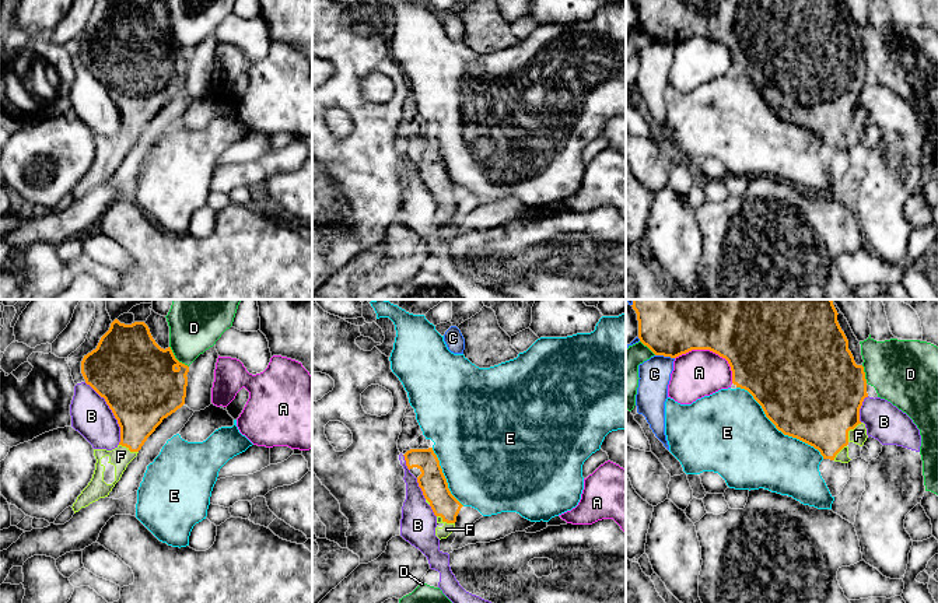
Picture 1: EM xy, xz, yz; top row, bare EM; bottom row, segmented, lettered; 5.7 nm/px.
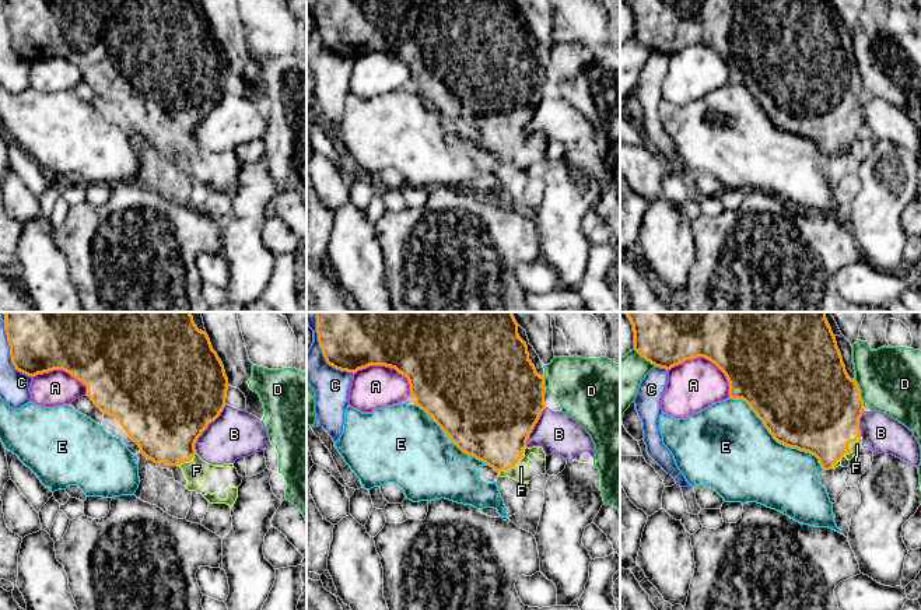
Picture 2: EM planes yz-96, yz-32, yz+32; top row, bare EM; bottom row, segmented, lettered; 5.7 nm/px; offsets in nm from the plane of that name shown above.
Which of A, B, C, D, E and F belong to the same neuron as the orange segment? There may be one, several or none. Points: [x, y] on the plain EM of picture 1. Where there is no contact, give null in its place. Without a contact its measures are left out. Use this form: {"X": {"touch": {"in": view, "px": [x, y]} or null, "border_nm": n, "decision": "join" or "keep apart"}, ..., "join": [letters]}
{"A": {"touch": {"in": "yz", "px": [711, 37]}, "border_nm": 360, "decision": "keep apart"}, "B": {"touch": {"in": "xy", "px": [112, 98]}, "border_nm": 420, "decision": "keep apart"}, "C": {"touch": {"in": "yz", "px": [665, 42]}, "border_nm": 110, "decision": "keep apart"}, "D": {"touch": {"in": "xy", "px": [175, 45]}, "border_nm": 170, "decision": "keep apart"}, "E": {"touch": {"in": "yz", "px": [777, 115]}, "border_nm": 650, "decision": "keep apart"}, "F": {"touch": {"in": "yz", "px": [850, 115]}, "border_nm": 140, "decision": "join"}, "join": ["F"]}

